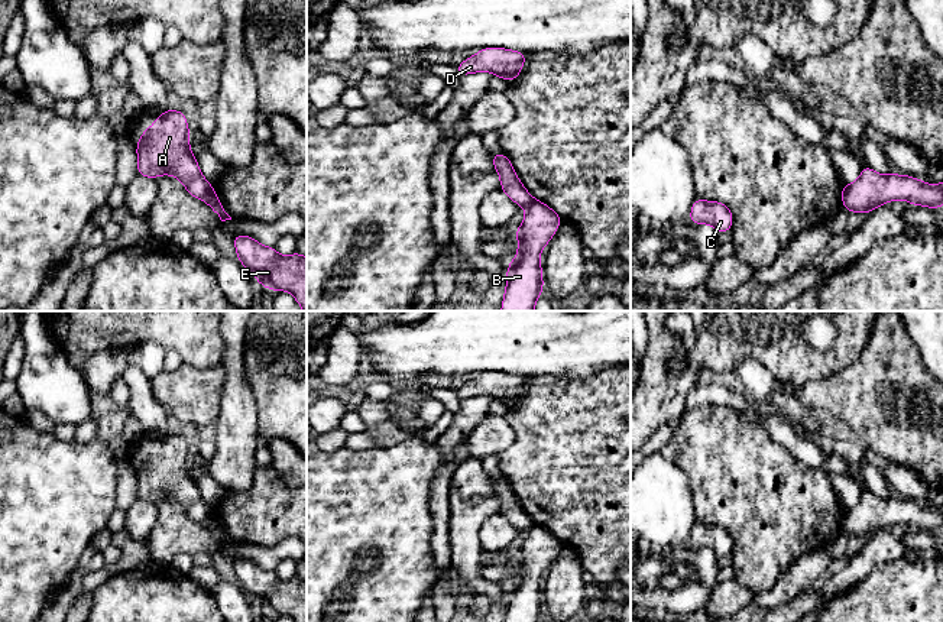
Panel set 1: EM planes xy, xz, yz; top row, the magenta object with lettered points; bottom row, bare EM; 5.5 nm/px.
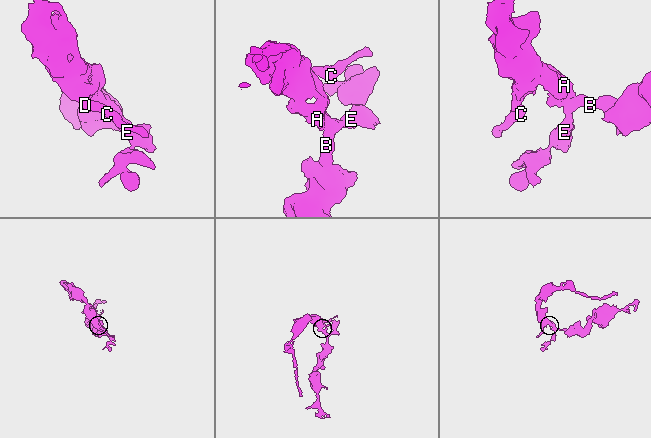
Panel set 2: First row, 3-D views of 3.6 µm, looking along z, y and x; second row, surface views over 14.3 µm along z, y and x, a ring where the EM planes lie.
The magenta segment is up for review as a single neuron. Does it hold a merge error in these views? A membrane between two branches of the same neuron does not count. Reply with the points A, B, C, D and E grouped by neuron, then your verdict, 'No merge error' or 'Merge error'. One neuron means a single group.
Groups: A C D / B E. Merge error

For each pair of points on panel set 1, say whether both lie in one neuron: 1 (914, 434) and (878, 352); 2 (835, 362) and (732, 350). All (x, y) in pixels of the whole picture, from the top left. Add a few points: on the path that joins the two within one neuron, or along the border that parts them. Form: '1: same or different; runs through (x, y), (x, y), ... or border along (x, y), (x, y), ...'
1: same; runs through (904, 415), (903, 388), (891, 372)
2: same; runs through (809, 358), (796, 344), (758, 349)

